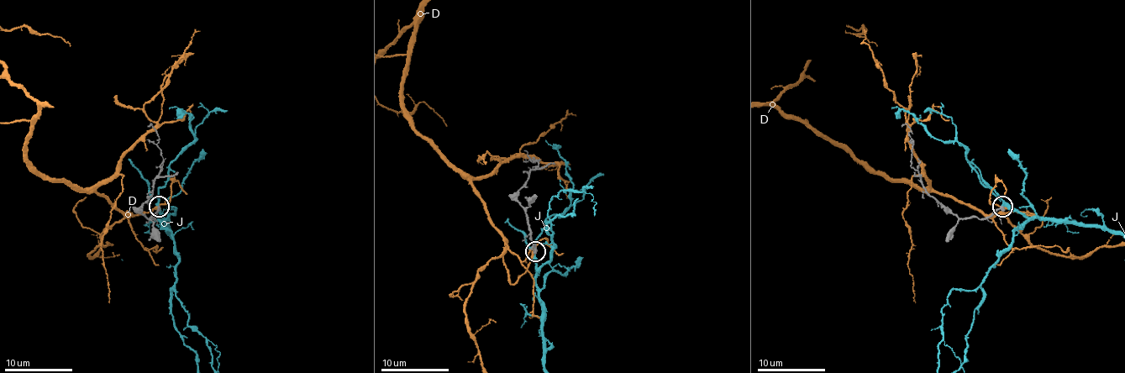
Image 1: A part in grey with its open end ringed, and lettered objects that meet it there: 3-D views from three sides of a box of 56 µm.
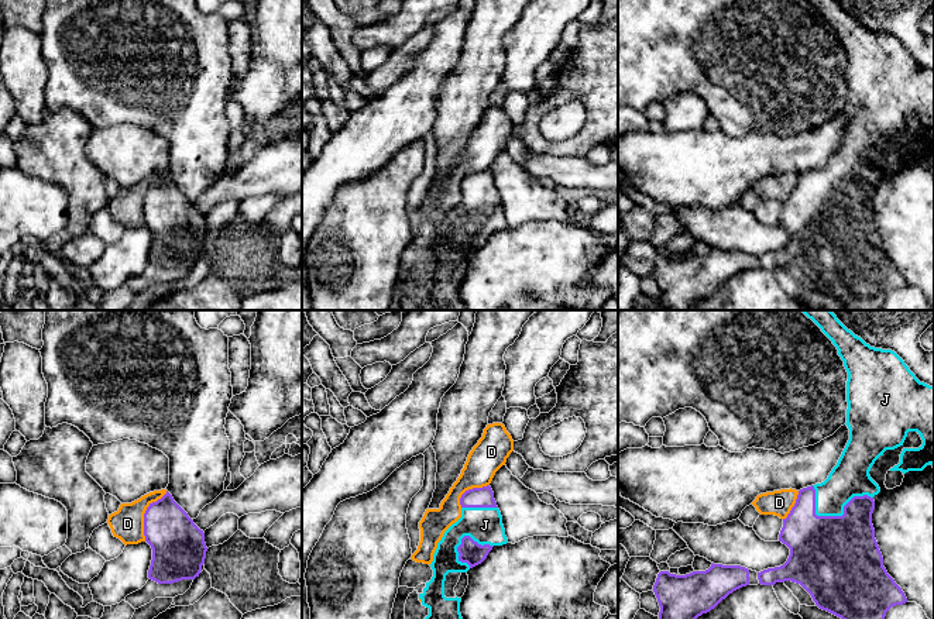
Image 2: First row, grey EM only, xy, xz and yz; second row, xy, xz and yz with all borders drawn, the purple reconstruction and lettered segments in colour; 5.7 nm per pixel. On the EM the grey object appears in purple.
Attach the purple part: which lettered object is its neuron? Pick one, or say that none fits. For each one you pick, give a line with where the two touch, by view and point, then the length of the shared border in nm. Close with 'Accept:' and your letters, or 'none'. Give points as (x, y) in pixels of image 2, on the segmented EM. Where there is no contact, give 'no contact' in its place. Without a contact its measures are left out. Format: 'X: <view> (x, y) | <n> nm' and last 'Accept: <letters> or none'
J: yz (833, 516) | 360 nm
Accept: J

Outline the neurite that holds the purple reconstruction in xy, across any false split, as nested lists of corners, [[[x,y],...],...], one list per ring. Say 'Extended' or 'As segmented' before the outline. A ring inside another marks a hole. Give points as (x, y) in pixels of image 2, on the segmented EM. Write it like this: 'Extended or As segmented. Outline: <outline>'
As segmented. Outline: [[[168,491],[147,508],[144,536],[152,548],[150,580],[174,584],[199,577],[207,551],[205,533]]]

